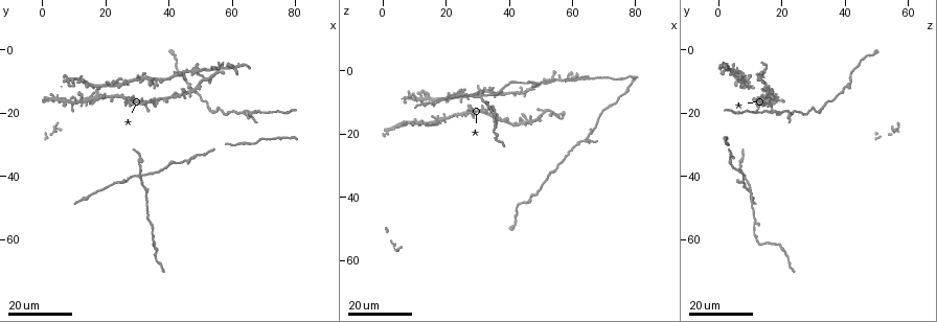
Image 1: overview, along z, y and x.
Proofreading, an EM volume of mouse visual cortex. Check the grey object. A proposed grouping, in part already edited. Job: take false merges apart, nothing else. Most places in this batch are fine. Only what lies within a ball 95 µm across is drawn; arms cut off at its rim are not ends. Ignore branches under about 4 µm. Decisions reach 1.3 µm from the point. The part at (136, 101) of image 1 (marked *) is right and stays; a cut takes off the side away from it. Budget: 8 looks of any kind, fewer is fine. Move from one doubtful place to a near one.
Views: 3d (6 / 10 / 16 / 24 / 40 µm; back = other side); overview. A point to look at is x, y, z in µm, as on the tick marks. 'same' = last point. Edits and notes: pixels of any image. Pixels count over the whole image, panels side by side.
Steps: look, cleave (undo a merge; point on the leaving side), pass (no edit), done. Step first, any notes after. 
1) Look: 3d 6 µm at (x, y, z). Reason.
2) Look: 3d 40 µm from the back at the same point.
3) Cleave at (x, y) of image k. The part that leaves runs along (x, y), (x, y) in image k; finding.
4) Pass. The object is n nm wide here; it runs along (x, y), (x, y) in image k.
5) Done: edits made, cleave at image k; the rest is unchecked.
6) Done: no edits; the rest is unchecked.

Look: 3d 16 µm at (33.0, 17.5, 13.0). Looks like a crossing.

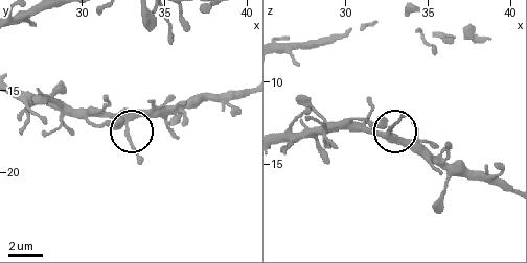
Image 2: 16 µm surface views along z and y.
Look: 3d 10 µm at the same point.

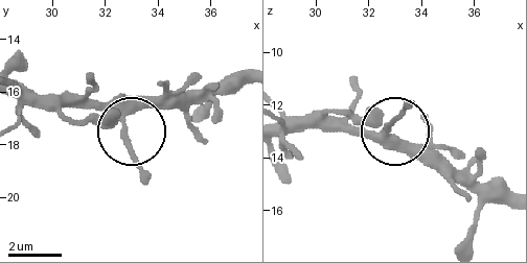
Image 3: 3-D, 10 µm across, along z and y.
Pass. 4 arms meet here; it runs along (310, 125), (389, 130), (413, 101) in image 3; all the same neuron.

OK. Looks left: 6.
Look: 3d 24 µm at (30.5, 39.5, 8.0). Looks like a crossing.

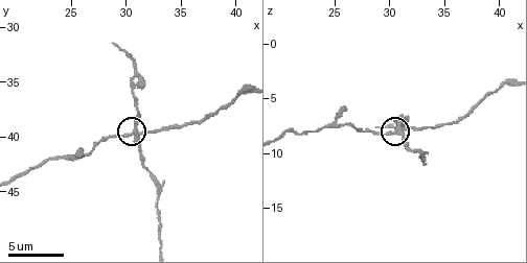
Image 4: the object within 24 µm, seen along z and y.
Look: 3d 10 µm at (31.2, 40.0, 8.0).

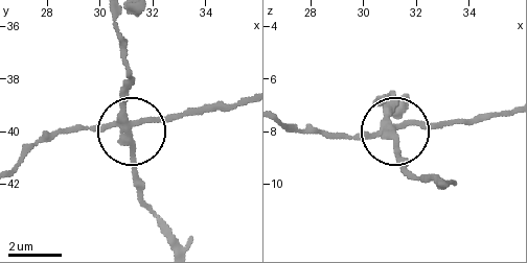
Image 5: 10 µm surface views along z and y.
Cleave at (123, 88) of image 5. 4 arms meet here; the part that leaves runs along (125, 125), (137, 190), (168, 244) in image 5; two neurons meet here.

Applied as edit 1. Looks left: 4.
Look: 3d 16 µm at (64.0, 19.5, 22.0). A fork.

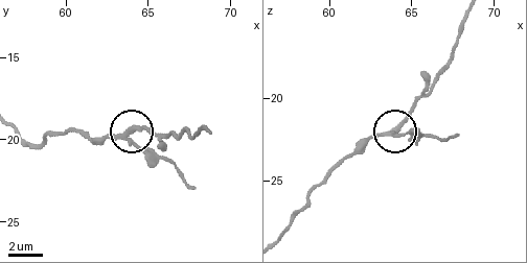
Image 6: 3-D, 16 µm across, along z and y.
Look: 3d 10 µm at (63.9, 19.9, 22.2). Closer look.

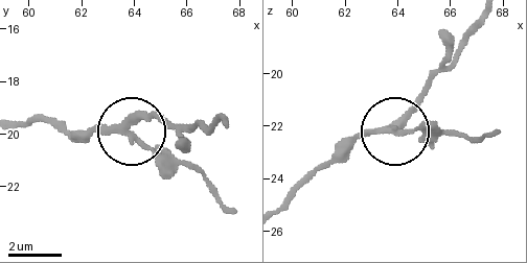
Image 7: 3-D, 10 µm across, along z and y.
Look: 3d 6 µm at (63.8, 20.0, 22.1). Zoom in.

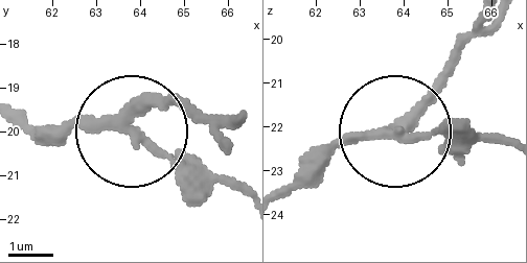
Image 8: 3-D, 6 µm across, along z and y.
Cleave at (170, 161) of image 8. 3 arms meet here; the part that leaves runs along (121, 129), (207, 167), (242, 197) in image 8; two neurons meet here.

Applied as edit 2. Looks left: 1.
Done: edits made, cleave at image 5, cleave at image 8; the rest is unchecked.

